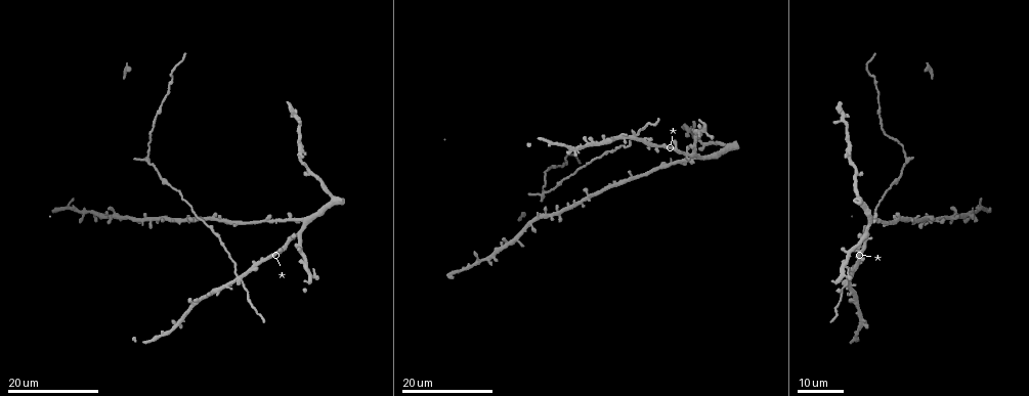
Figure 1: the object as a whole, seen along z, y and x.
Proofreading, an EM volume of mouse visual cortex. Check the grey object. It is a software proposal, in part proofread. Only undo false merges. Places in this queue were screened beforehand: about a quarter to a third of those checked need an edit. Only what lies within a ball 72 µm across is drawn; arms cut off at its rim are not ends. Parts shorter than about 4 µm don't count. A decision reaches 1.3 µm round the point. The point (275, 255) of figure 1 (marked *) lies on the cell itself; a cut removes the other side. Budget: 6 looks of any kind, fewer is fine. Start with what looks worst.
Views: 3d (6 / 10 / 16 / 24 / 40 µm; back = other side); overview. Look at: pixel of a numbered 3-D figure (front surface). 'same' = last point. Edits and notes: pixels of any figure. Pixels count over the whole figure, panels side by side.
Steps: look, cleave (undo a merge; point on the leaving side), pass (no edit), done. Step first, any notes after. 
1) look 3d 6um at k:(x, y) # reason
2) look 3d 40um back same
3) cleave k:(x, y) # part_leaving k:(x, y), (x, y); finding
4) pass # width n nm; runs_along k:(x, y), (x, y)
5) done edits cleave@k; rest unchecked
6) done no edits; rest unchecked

look 3d 16um at 1:(636, 133) # small branch off a trunk

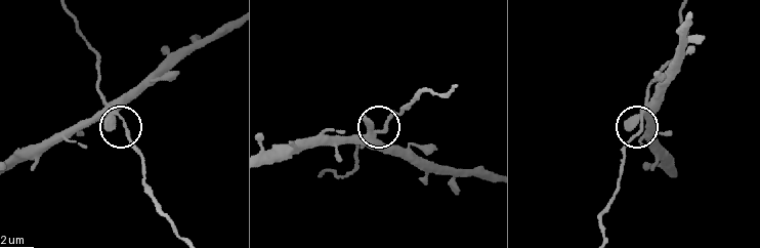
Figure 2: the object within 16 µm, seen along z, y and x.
look 3d 10um at 2:(380, 130)

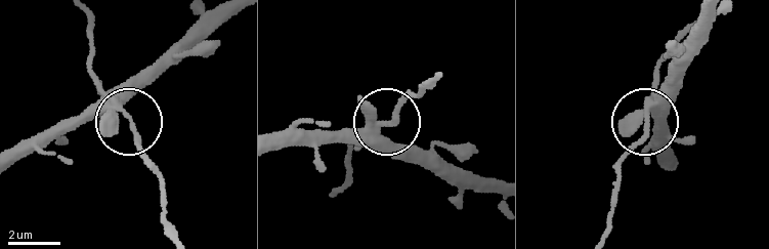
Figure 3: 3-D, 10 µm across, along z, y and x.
look 3d 6um at 3:(384, 121) # closer look

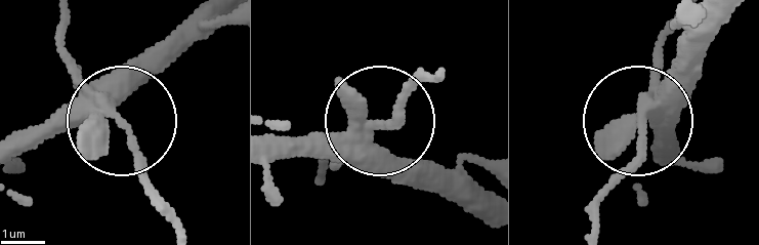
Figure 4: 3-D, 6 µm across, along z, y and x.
pass # side_arm 13 um; runs_along 4:(467, 209), (412, 180), (375, 136), (412, 92), (441, 81); one cell here

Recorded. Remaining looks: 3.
look 3d 16um at 1:(507, 241) # three arms meet

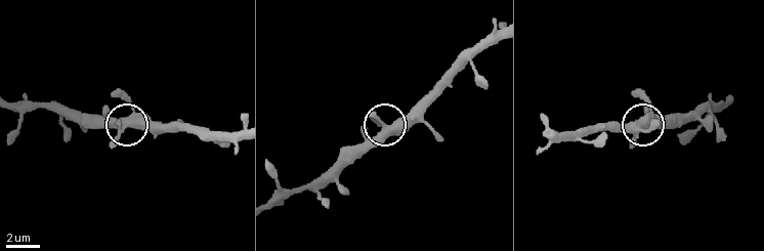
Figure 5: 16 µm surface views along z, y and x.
look 3d 6um at 5:(384, 125)

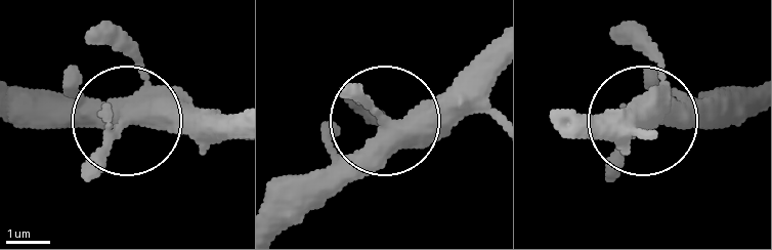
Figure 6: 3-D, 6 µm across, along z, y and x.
pass # width 330 nm; continuous, no second cell

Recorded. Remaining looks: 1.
done no edits; rest unchecked

